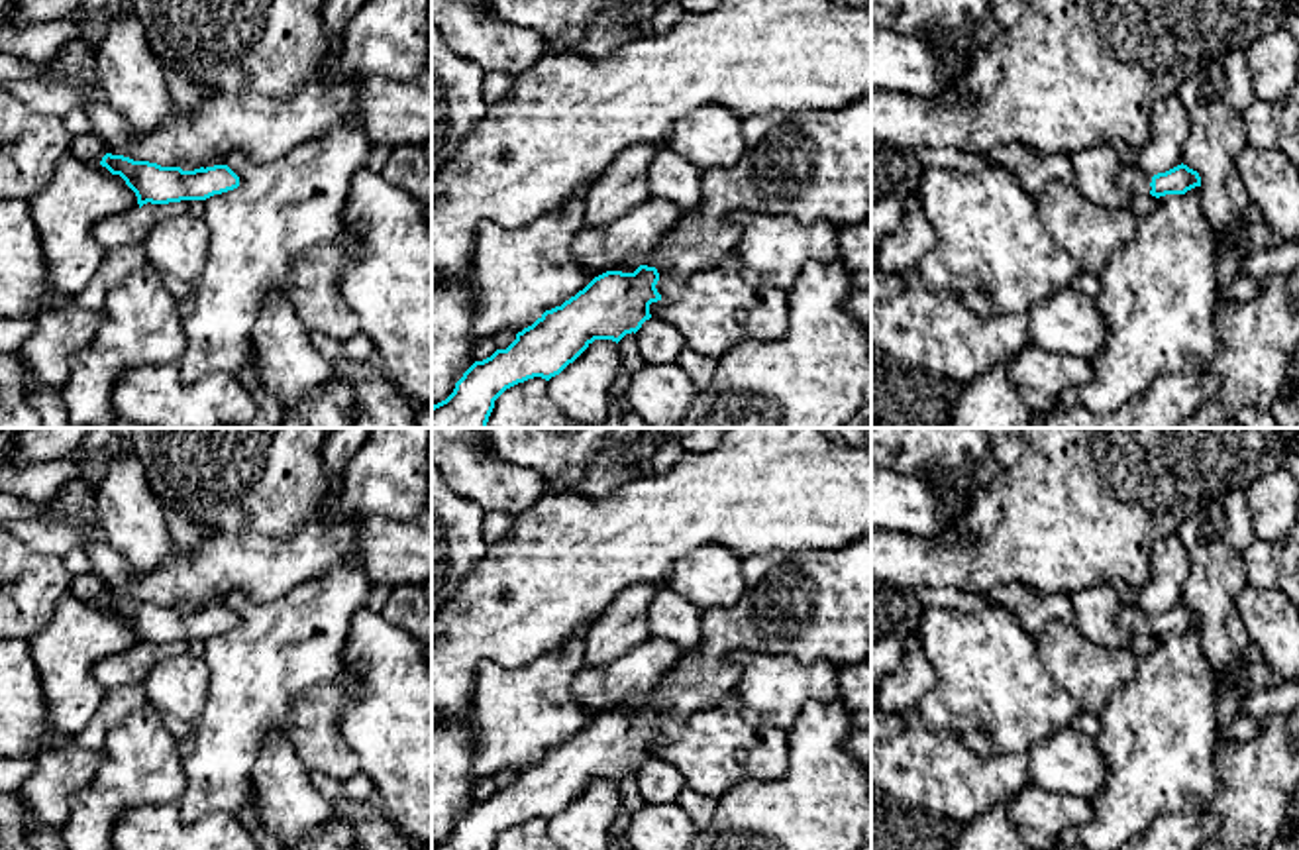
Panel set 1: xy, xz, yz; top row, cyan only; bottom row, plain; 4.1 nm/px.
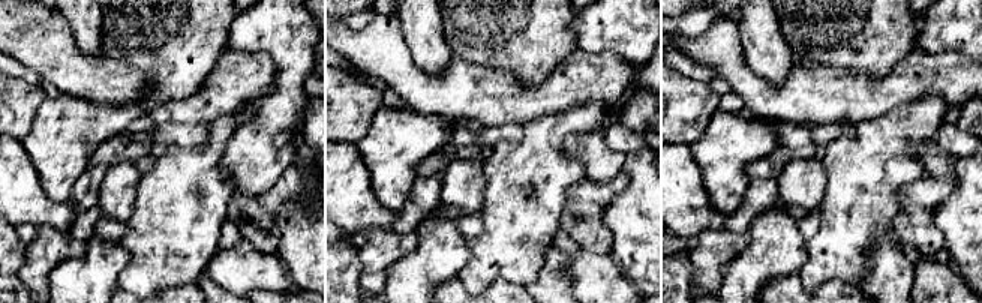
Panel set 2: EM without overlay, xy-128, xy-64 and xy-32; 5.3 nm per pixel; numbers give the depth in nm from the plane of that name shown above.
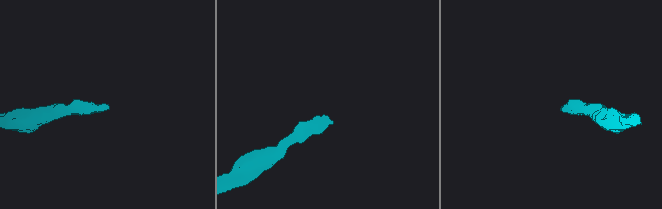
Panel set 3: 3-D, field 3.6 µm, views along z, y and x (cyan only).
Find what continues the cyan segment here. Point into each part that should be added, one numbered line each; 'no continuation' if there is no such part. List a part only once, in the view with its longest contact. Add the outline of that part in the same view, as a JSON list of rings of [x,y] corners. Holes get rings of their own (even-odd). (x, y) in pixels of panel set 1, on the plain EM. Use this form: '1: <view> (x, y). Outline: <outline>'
1: yz (1133, 621). Outline: [[[1138,607],[1122,609],[1118,624],[1128,634],[1150,634],[1152,612],[1140,611]]]

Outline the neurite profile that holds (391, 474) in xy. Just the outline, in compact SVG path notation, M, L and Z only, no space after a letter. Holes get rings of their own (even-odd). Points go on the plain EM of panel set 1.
M369 428L365 444L334 481L347 516L410 520L430 505L432 428Z

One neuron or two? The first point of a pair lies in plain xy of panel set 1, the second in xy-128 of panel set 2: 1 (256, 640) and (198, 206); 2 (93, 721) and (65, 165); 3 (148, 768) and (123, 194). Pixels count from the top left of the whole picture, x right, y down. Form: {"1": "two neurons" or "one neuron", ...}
{"1": "one neuron", "2": "one neuron", "3": "two neurons"}

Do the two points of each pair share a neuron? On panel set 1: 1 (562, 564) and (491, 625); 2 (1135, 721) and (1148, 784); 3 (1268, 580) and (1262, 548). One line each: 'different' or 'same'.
1: same
2: same
3: same

